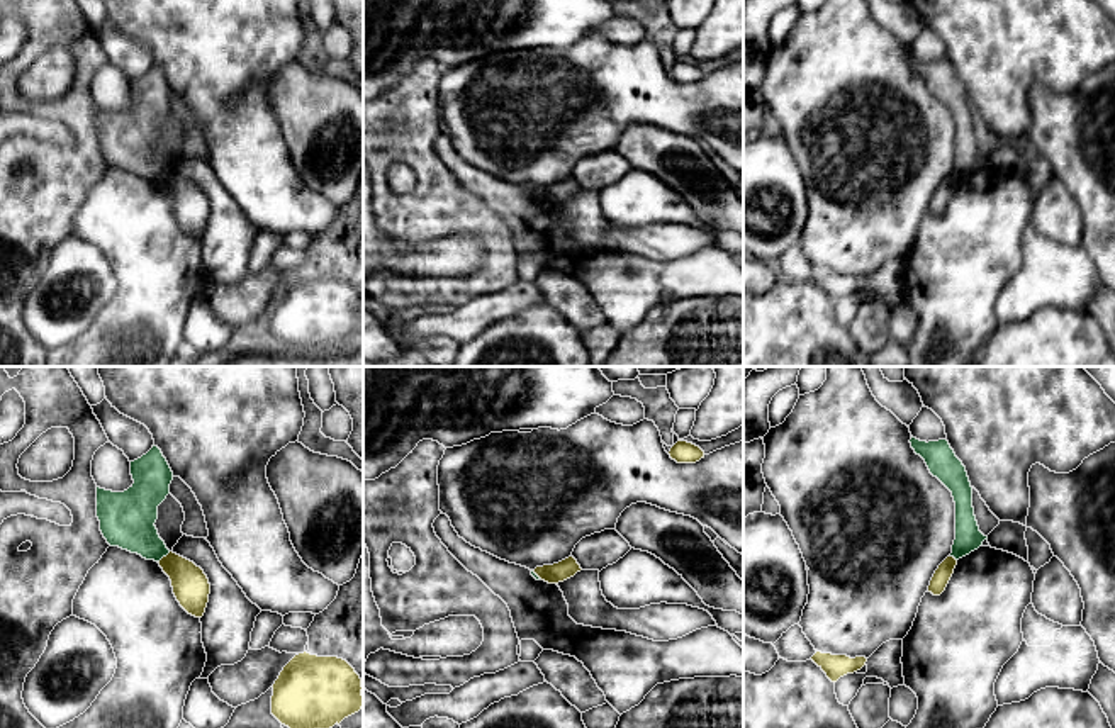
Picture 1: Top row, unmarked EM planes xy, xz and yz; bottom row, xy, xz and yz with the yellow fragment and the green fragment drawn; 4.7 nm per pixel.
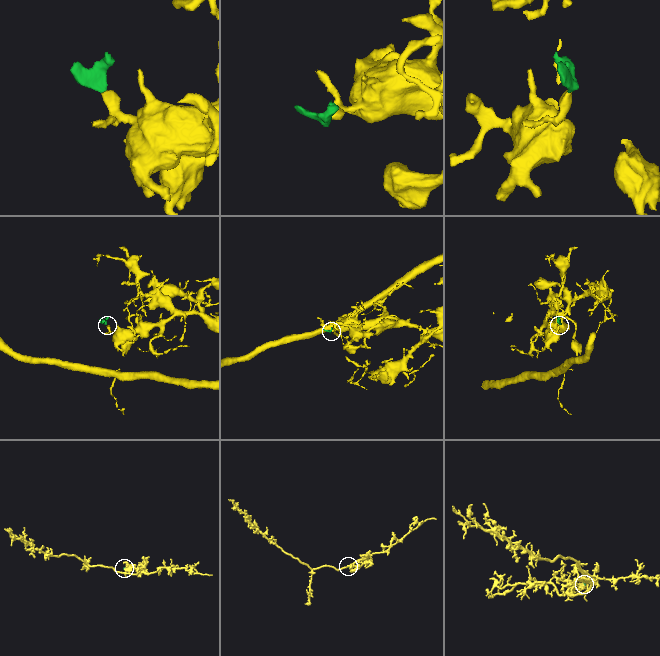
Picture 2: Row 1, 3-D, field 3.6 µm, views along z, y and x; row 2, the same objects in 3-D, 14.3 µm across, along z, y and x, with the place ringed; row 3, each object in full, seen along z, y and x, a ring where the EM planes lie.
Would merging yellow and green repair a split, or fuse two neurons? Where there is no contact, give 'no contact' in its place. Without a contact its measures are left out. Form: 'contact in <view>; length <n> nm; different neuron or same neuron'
contact in xy; length 80 nm; different neuron

